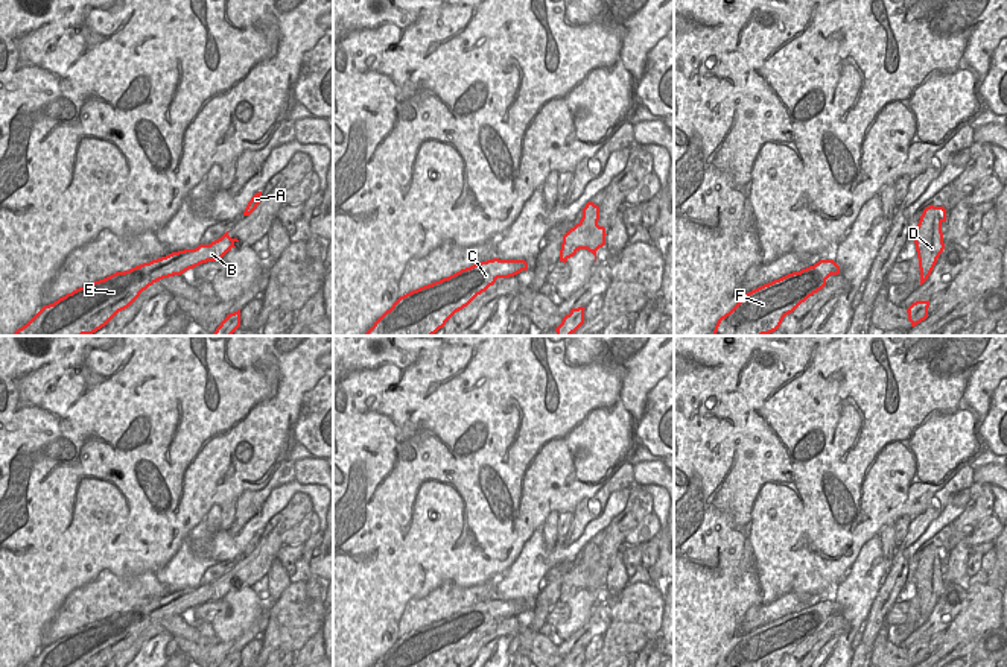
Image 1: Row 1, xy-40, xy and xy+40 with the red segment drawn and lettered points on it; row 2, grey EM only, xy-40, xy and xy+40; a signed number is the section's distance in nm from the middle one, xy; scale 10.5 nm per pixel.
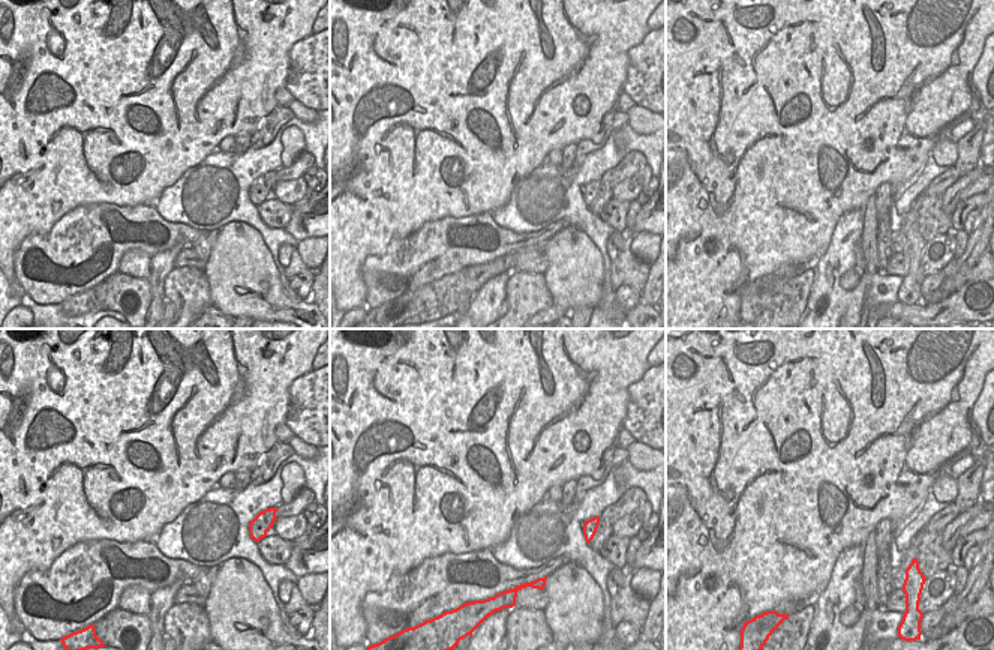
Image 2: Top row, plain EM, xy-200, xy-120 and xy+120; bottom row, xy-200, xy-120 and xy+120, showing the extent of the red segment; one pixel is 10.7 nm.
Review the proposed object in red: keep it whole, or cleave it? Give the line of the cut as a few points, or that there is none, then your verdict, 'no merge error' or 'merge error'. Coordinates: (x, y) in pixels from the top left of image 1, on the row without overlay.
xy (580, 562), (589, 573), (589, 582), (584, 588) | merge error

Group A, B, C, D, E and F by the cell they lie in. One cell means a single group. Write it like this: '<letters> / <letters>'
A D / B C E F

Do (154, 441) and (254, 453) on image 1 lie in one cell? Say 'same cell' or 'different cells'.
same cell

